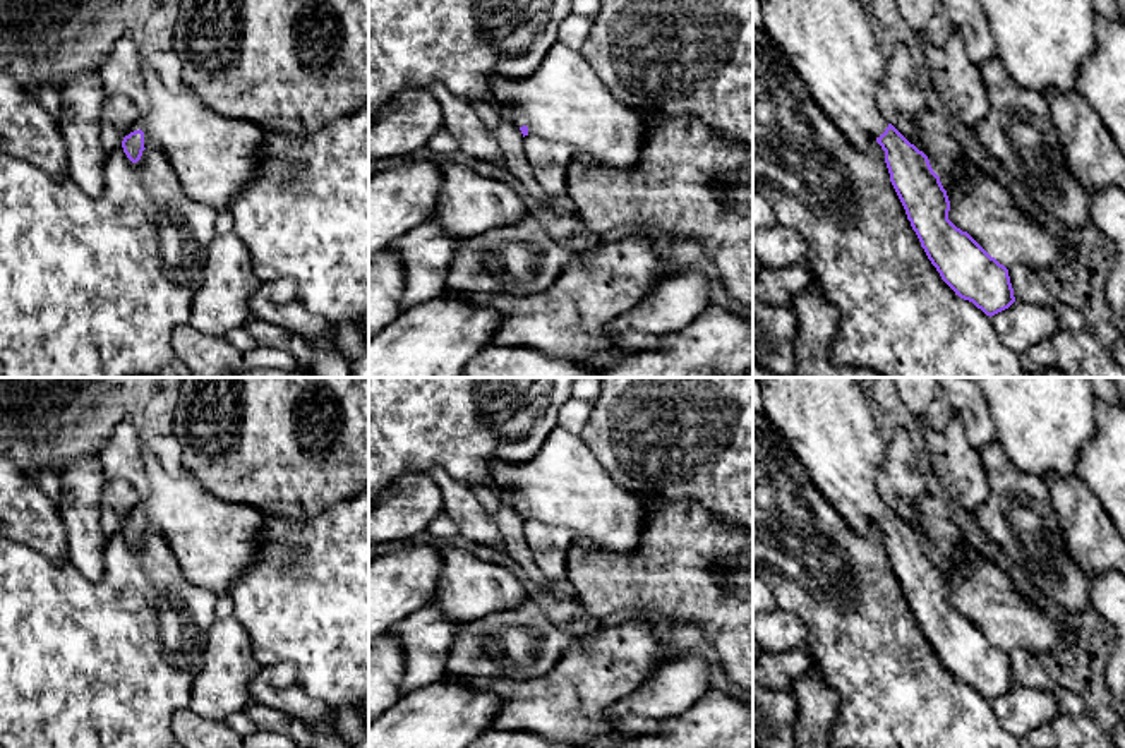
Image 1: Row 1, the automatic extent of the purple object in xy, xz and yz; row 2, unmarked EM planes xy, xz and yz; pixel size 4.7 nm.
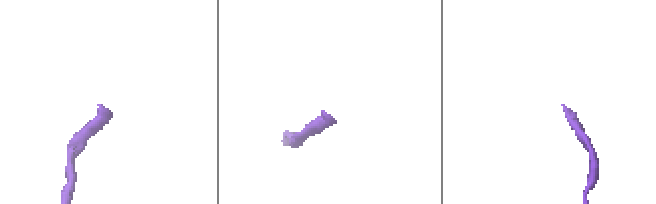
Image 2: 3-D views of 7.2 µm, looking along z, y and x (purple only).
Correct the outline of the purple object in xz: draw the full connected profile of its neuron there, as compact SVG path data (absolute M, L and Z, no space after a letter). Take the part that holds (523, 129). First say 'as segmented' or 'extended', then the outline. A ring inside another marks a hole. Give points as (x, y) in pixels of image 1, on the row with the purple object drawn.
extended; M556 41L532 75L525 79L492 75L490 89L499 103L499 115L514 124L523 137L535 134L545 141L566 142L617 168L633 168L640 160L647 132L643 117L614 98L581 51L561 41Z

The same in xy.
extended; M141 60L149 110L127 130L123 153L137 163L144 149L158 149L192 199L218 213L228 209L232 197L254 178L266 130L216 113L190 89L171 93L154 67Z

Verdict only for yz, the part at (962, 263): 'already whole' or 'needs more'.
needs more

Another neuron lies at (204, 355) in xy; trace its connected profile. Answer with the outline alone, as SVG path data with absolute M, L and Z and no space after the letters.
M189 323L173 333L173 350L190 369L194 377L226 377L254 367L300 369L300 362L288 352L271 347L257 347L252 352L238 352L225 336L208 336Z

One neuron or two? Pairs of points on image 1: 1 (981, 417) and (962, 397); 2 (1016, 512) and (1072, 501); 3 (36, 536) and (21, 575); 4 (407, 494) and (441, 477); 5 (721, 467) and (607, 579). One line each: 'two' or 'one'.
1: one
2: two
3: two
4: two
5: two

